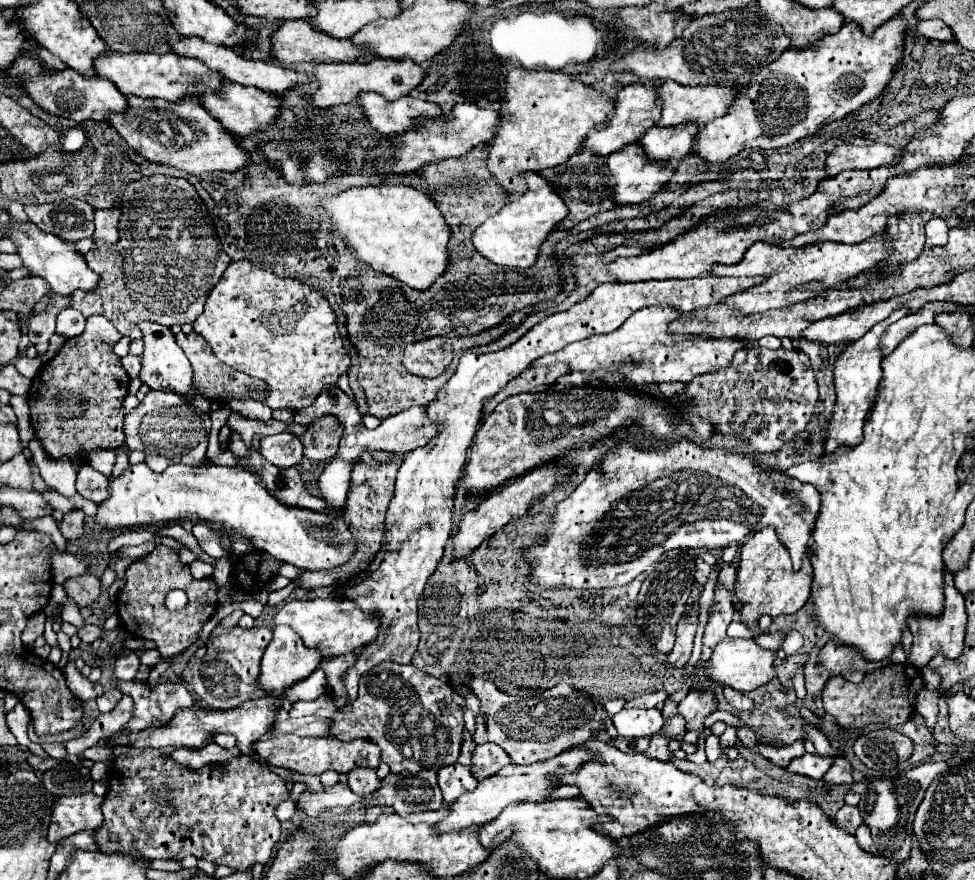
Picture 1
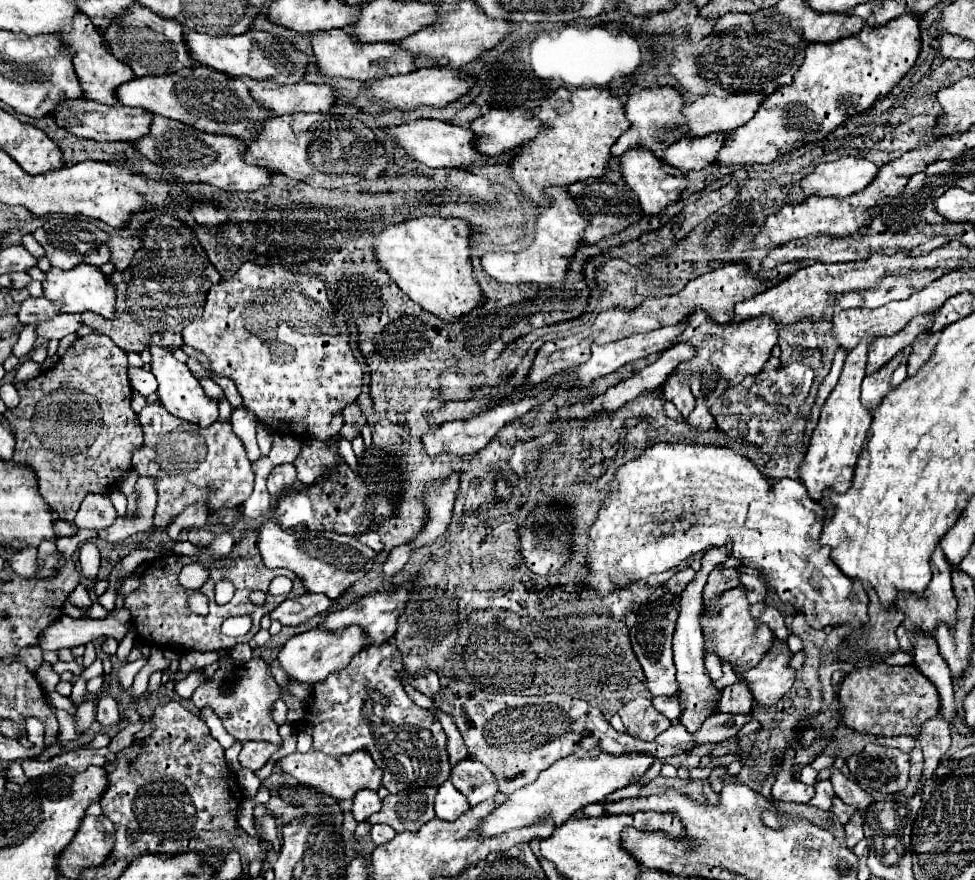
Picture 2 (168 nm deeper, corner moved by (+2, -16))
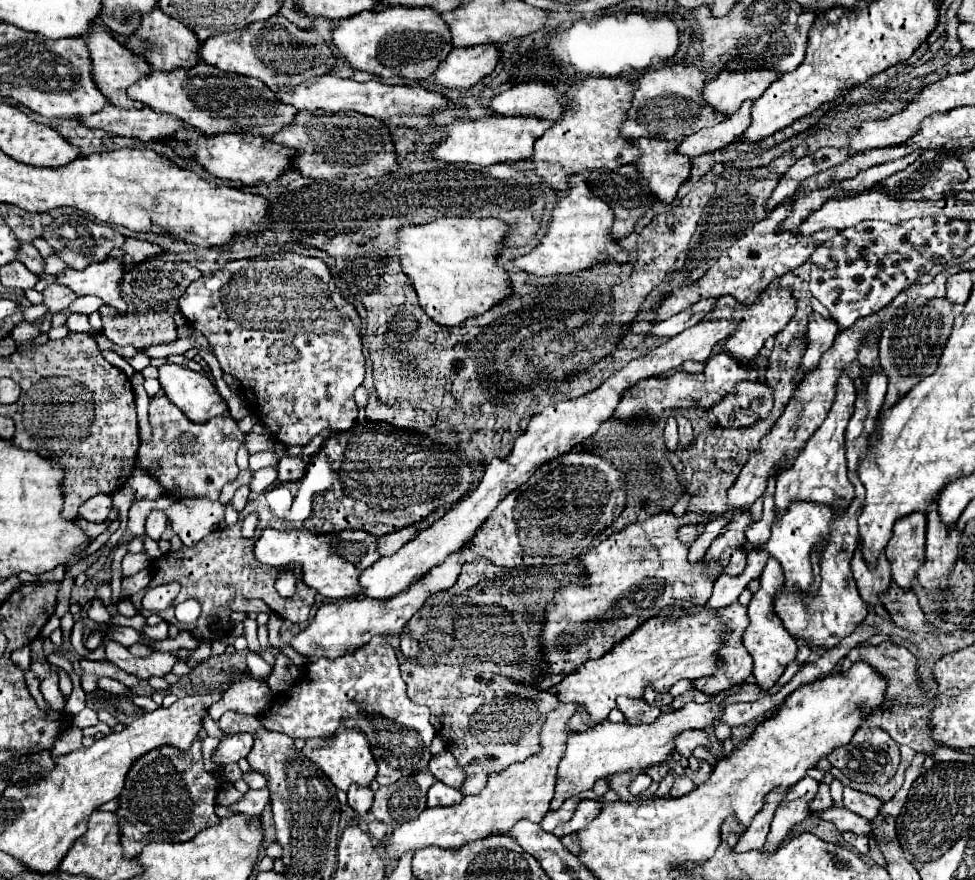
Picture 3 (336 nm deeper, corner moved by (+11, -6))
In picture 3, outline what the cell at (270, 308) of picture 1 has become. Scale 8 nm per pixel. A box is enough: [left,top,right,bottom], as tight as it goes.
[179,252,365,446]

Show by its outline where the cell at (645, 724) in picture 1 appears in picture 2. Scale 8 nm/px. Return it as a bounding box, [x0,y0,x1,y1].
[656,724,696,752]

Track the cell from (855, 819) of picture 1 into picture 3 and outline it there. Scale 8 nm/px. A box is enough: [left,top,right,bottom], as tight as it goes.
[819,808,869,834]

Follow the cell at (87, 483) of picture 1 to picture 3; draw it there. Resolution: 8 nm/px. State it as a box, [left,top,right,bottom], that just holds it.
[79,494,113,522]

